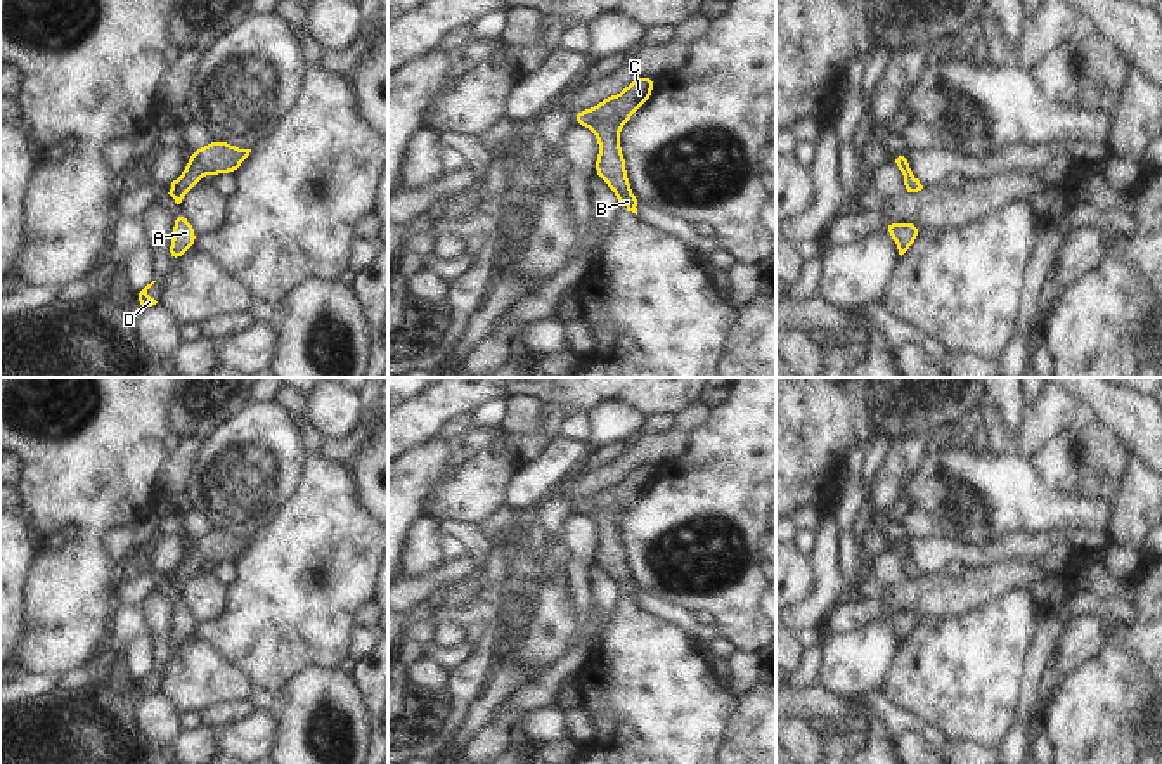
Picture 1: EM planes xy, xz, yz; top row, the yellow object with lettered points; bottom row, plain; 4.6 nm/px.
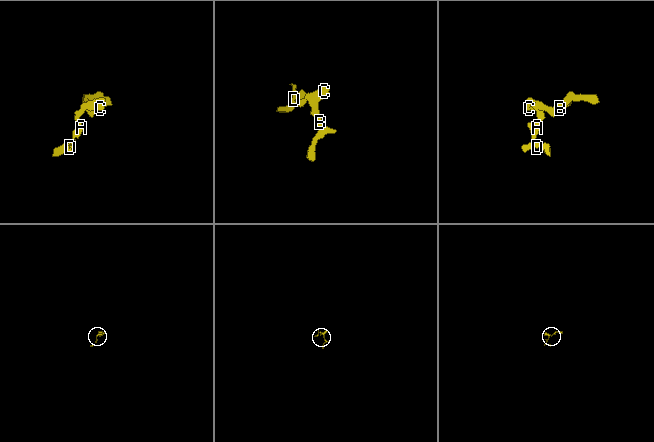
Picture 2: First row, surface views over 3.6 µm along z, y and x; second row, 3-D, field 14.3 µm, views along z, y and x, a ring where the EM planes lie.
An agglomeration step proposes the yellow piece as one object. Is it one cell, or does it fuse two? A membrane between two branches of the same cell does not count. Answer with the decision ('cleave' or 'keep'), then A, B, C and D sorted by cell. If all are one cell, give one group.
keep | A B C D

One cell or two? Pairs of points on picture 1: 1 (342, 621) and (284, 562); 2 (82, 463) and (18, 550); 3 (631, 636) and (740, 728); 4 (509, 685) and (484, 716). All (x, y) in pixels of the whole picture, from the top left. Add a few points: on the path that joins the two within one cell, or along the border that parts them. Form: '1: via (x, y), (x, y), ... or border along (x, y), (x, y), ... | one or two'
1: via (328, 607), (298, 576) | one
2: border along (23, 518), (40, 541) | two
3: border along (736, 707), (728, 723), (728, 735), (723, 745) | two
4: via (501, 692), (485, 707) | one

